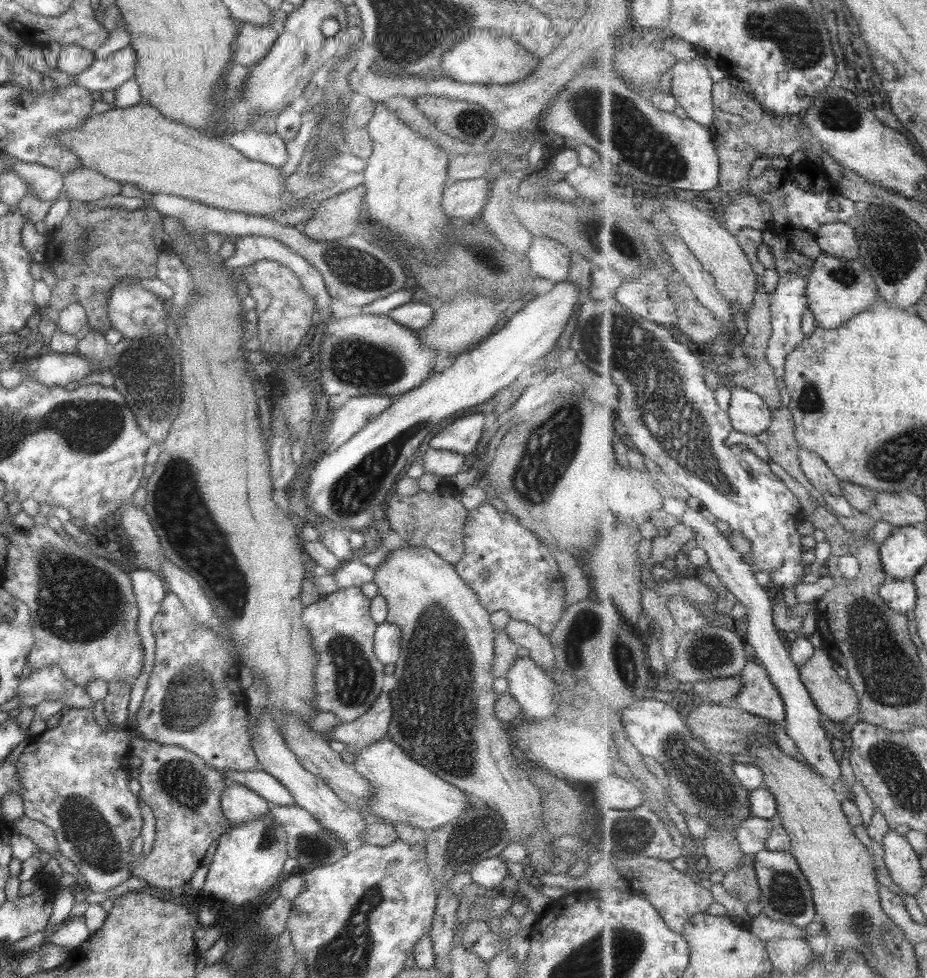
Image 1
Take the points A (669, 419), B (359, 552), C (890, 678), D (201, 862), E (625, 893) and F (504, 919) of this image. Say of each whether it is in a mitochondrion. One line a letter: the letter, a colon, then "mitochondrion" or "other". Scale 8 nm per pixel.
A: mitochondrion
B: other
C: mitochondrion
D: other
E: other
F: other

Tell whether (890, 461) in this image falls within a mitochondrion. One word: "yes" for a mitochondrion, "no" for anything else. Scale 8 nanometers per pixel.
yes

